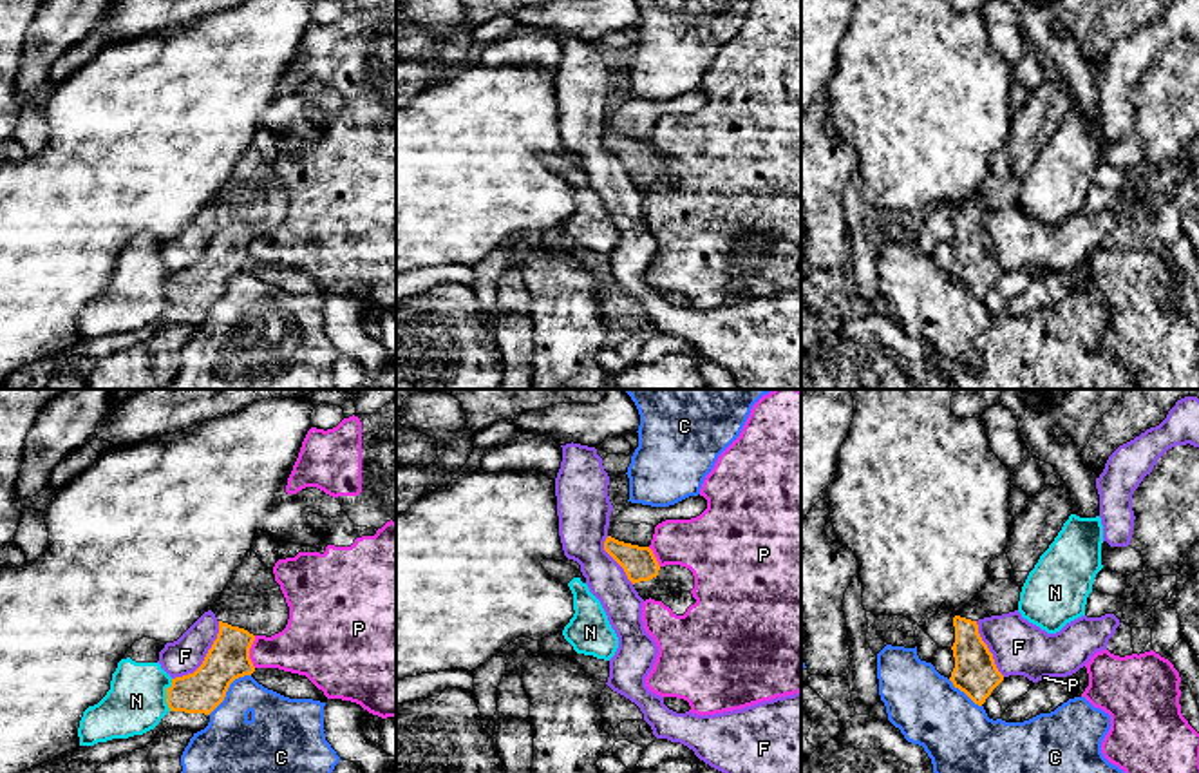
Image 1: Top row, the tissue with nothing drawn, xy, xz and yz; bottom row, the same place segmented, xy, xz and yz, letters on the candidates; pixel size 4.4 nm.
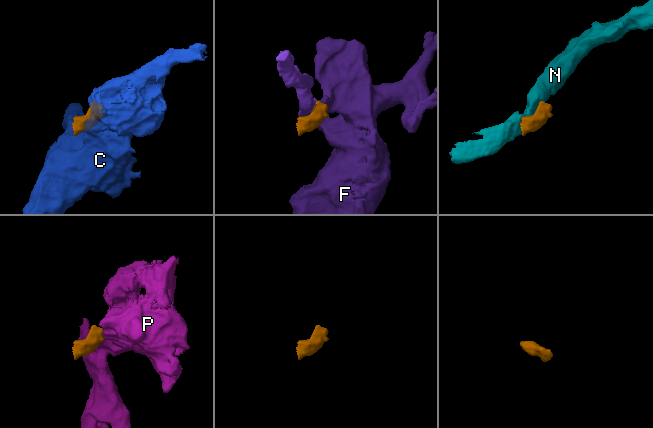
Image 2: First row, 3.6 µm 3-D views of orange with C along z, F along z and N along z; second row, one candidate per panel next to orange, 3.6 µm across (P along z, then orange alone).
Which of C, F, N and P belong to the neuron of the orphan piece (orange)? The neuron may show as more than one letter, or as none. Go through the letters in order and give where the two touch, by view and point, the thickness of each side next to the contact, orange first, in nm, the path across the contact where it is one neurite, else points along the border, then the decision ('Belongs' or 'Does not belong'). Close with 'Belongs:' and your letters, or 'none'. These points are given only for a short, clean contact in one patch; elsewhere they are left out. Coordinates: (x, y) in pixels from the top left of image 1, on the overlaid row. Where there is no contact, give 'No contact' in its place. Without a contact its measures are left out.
C: Touches orange at xy (226, 690). Thickness 190 nm (orange) against 260 nm. Boundary: xy (250, 674), (239, 676), (208, 714). Does not belong
F: Touches orange at xy (205, 658). Thickness 190 nm (orange) against 160 nm. Does not belong
N: Touches orange at xy (167, 696). Thickness 190 nm (orange) against 260 nm. Boundary: xy (172, 679), (167, 690), (167, 706), (170, 710). Does not belong
P: Touches orange at xy (248, 652). Thickness 190 nm (orange) against 240 nm. Boundary: xy (255, 636), (250, 647), (254, 667). Does not belong
Belongs: none

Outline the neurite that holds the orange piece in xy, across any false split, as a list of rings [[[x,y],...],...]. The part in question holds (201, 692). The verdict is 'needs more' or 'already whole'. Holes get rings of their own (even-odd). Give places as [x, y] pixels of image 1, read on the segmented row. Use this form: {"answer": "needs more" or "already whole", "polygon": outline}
{"answer": "needs more", "polygon": [[[253,550],[235,568],[212,612],[219,621],[217,639],[194,673],[172,679],[166,688],[170,711],[210,715],[235,679],[255,672],[250,659],[255,637],[282,632],[289,619],[289,606],[273,568]]]}

